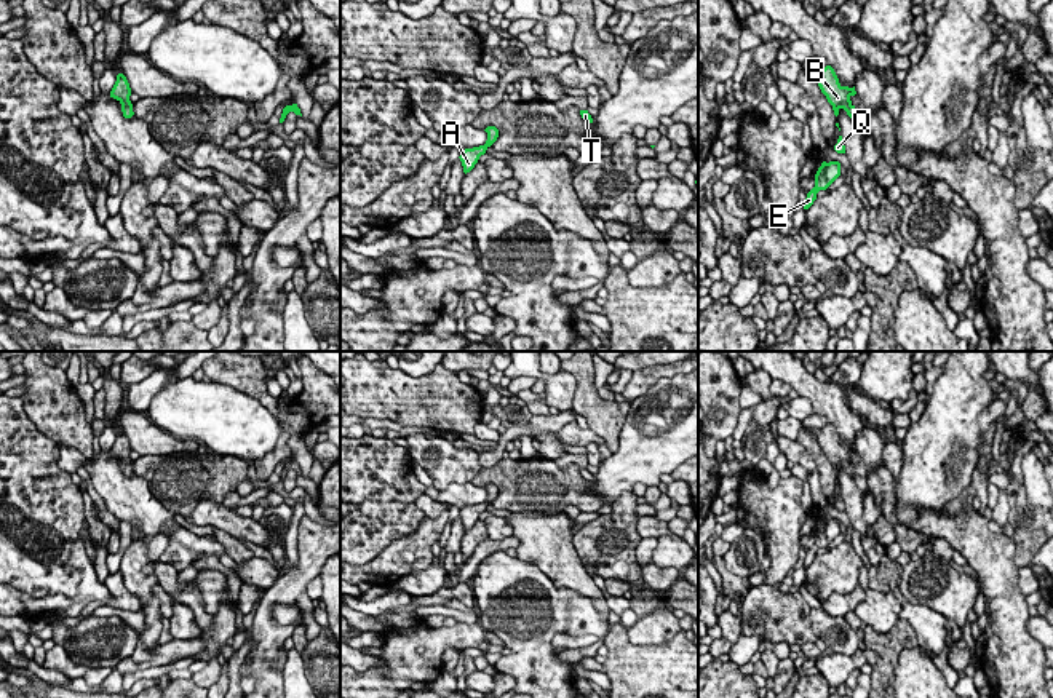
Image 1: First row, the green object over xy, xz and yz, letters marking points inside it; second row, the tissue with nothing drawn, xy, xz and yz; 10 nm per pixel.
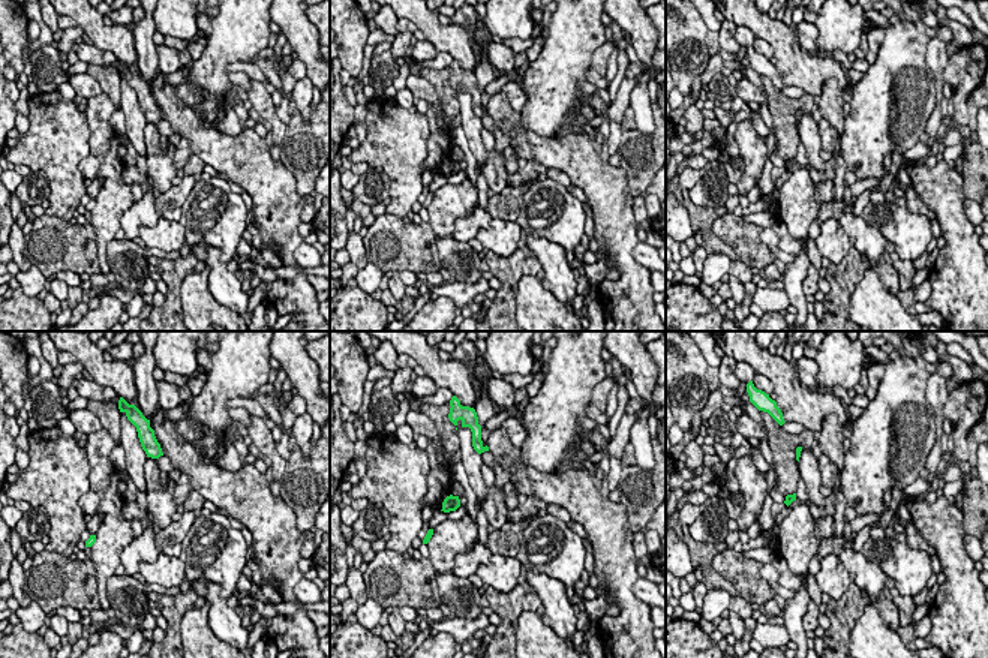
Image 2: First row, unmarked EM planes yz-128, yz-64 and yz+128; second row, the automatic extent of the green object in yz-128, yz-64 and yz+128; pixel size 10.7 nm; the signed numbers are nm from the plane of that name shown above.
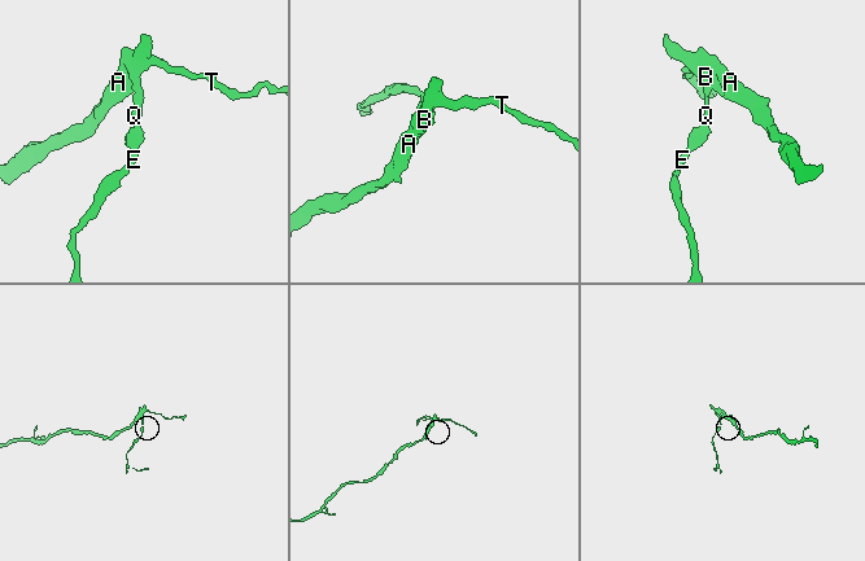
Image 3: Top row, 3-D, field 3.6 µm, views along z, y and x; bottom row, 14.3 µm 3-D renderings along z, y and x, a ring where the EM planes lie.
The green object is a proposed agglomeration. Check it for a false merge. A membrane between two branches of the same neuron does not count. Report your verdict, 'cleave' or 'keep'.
keep

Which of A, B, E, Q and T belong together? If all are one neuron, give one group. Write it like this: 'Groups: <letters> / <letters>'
Groups: A B E Q T

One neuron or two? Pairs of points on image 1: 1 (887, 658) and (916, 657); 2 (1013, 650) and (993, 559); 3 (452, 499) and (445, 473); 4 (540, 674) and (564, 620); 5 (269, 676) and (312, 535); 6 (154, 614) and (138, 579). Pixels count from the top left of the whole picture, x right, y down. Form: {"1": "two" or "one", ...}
{"1": "two", "2": "one", "3": "two", "4": "one", "5": "one", "6": "one"}

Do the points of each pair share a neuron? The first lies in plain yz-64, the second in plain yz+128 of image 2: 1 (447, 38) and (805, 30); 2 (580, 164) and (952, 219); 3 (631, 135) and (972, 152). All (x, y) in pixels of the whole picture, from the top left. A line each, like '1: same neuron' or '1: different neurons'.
1: different neurons
2: same neuron
3: same neuron

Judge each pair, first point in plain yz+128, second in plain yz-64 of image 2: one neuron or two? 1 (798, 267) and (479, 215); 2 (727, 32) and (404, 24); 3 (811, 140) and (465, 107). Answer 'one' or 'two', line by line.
1: two
2: two
3: one

